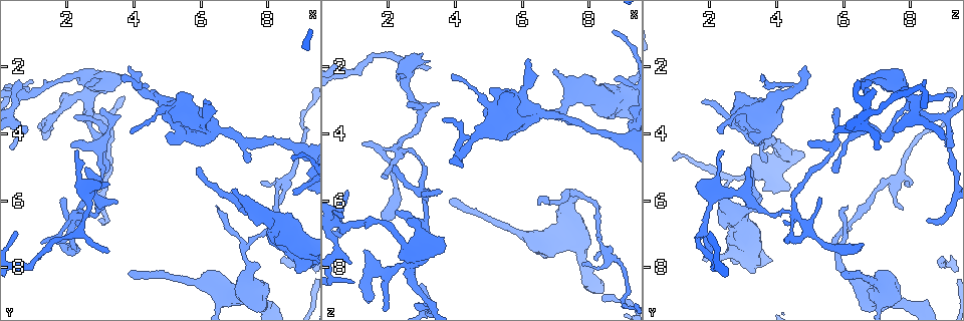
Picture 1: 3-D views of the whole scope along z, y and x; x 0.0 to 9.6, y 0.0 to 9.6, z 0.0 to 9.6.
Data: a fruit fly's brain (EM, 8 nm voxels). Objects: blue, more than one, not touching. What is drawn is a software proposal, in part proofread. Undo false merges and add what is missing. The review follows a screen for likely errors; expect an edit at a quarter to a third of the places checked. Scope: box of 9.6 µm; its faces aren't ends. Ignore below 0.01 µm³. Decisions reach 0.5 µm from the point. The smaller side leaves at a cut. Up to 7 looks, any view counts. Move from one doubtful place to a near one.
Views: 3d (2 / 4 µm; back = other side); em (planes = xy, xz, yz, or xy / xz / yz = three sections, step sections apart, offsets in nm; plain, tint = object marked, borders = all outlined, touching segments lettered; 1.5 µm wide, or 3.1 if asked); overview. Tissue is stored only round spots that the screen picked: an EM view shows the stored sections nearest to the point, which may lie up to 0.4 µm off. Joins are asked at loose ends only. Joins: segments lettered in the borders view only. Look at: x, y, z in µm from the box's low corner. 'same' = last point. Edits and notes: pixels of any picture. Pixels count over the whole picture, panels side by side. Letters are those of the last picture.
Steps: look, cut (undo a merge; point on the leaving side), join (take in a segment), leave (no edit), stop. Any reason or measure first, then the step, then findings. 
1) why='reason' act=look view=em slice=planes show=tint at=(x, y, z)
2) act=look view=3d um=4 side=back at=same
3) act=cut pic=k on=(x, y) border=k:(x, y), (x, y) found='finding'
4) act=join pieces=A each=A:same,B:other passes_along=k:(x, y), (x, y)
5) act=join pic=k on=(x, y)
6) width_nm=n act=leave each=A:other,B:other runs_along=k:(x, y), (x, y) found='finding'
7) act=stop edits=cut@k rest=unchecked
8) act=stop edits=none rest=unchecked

why='three arms meet' act=look view=3d um=2 at=(7.35, 7.35, 5.80)

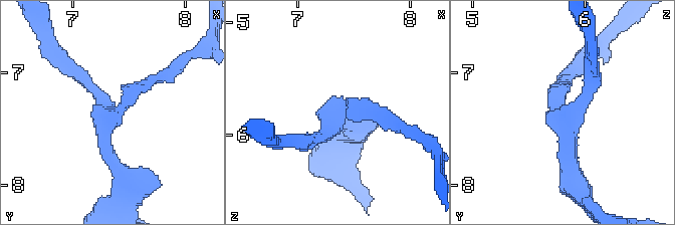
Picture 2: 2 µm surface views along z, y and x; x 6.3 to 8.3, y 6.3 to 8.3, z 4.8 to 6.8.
arms=3 act=look view=em slice=planes show=plain at=(7.30, 7.40, 5.80)

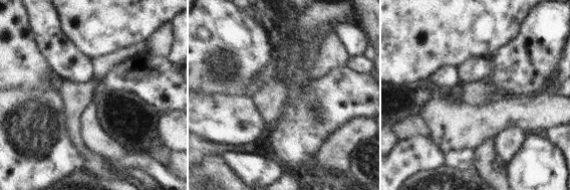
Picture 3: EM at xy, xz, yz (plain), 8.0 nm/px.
act=look view=em slice=planes show=borders at=same

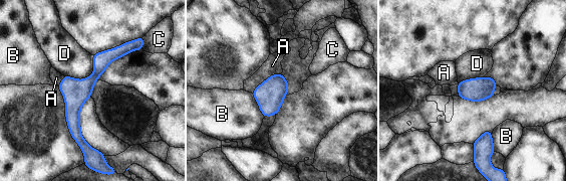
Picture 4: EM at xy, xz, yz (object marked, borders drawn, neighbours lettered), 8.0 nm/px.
width_nm=190 act=leave each=A:other,B:other,C:other,D:other found='all the same neuron'

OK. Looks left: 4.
why='end of a long branch' act=look view=3d um=4 at=(3.85, 8.15, 6.00)

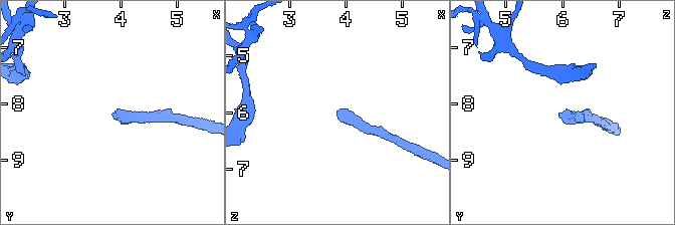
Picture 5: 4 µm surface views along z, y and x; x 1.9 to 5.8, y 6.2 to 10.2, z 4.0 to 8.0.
why='now the EM' act=look view=em slice=planes show=borders at=(3.90, 8.10, 5.95)

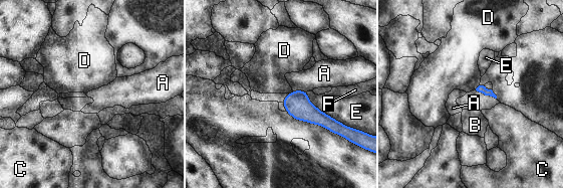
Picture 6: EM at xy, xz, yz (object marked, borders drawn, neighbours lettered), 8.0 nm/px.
act=leave each=A:other,B:other,C:other,D:other,E:other,F:other found='none of them fits'

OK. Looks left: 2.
why='branch stops here' act=look view=em slice=xy step=8 show=tint at=(8.25, 6.30, 7.80)

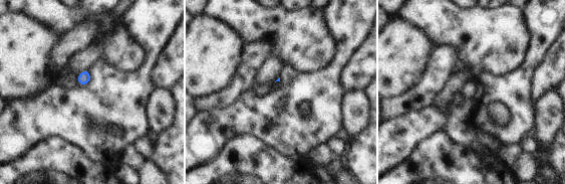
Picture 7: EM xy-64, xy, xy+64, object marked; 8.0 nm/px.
why='cut it another way' act=look view=em slice=xz step=4 show=borders at=same

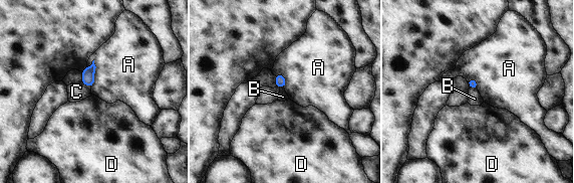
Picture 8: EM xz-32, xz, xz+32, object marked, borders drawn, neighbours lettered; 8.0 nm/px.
act=leave each=A:other,B:other,C:other,D:other border=8:(93, 59), (94, 82), (90, 87) found='none of them fits'

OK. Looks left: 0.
act=stop edits=none rest=unchecked

